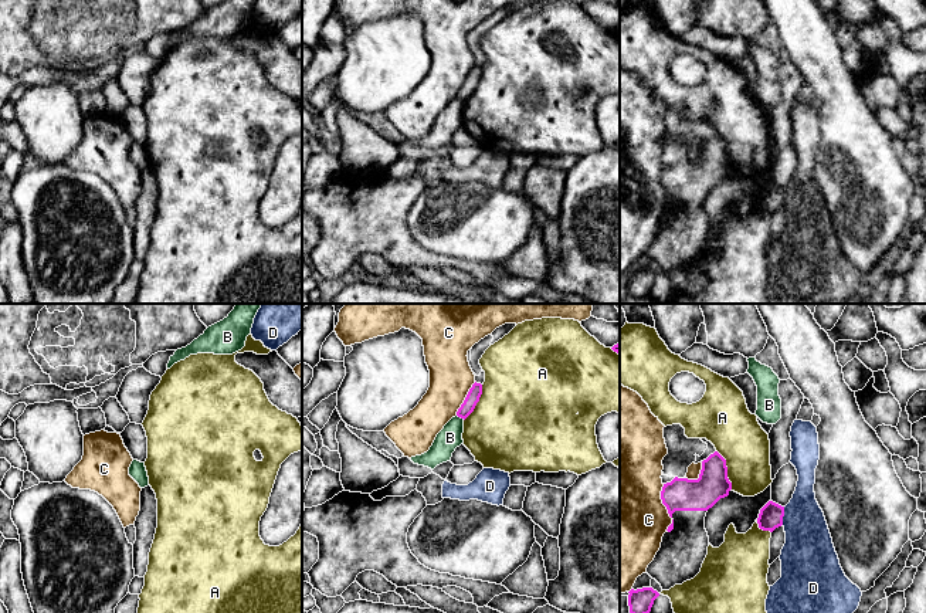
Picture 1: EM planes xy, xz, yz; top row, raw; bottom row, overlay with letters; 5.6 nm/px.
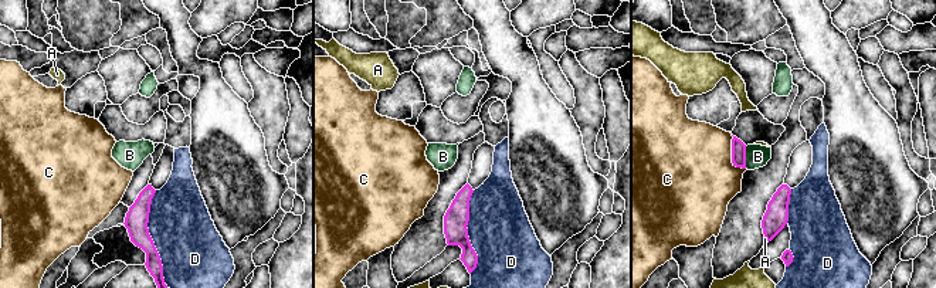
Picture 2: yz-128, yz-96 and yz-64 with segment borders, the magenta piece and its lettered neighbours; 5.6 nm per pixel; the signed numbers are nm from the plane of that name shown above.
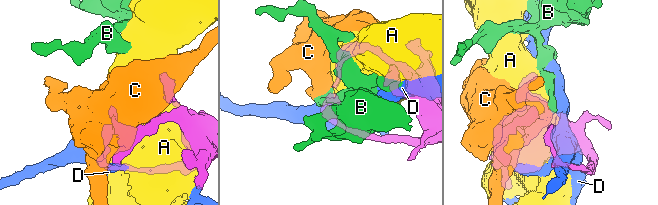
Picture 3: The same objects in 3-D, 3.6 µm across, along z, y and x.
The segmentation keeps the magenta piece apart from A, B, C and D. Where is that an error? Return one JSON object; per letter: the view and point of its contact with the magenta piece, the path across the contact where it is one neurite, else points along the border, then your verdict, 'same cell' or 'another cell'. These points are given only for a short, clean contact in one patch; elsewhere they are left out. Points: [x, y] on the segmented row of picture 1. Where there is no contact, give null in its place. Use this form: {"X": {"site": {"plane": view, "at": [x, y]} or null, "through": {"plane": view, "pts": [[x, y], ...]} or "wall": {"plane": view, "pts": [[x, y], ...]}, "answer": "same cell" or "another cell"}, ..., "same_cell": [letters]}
{"A": {"site": {"plane": "yz", "at": [726, 470]}, "answer": "another cell"}, "B": {"site": {"plane": "xz", "at": [461, 417]}, "wall": {"plane": "xz", "pts": [[457, 415], [464, 419]]}, "answer": "another cell"}, "C": {"site": {"plane": "yz", "at": [667, 508]}, "answer": "another cell"}, "D": {"site": {"plane": "yz", "at": [783, 515]}, "answer": "another cell"}, "same_cell": []}

